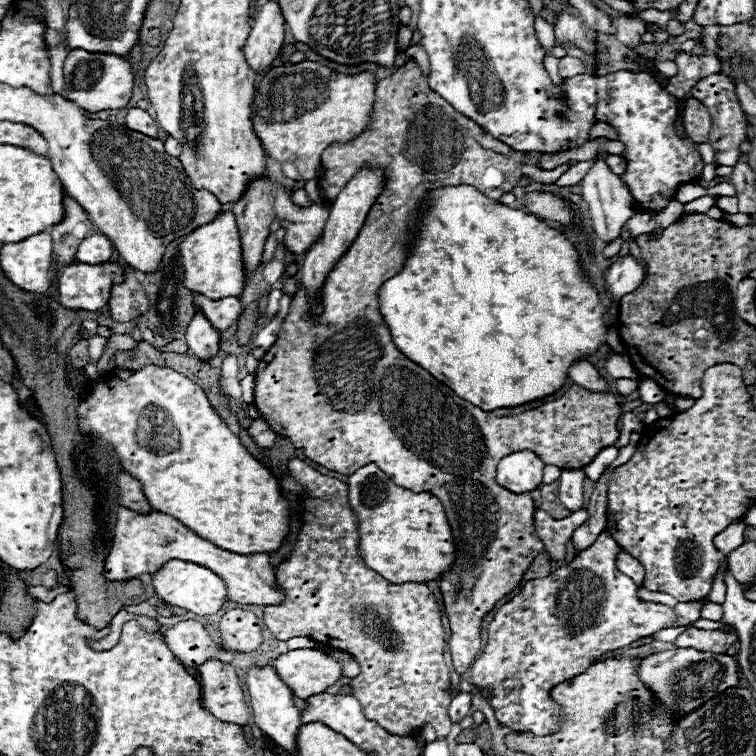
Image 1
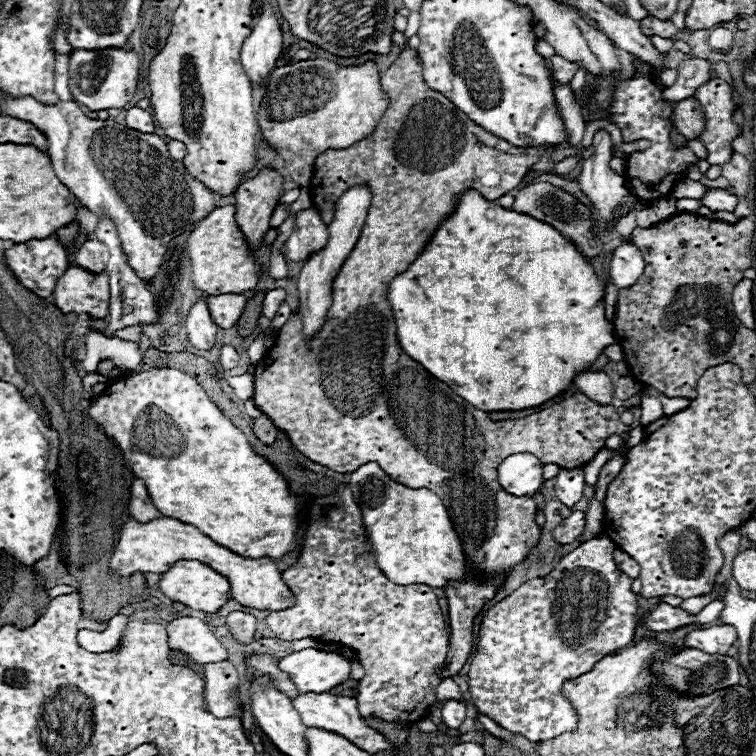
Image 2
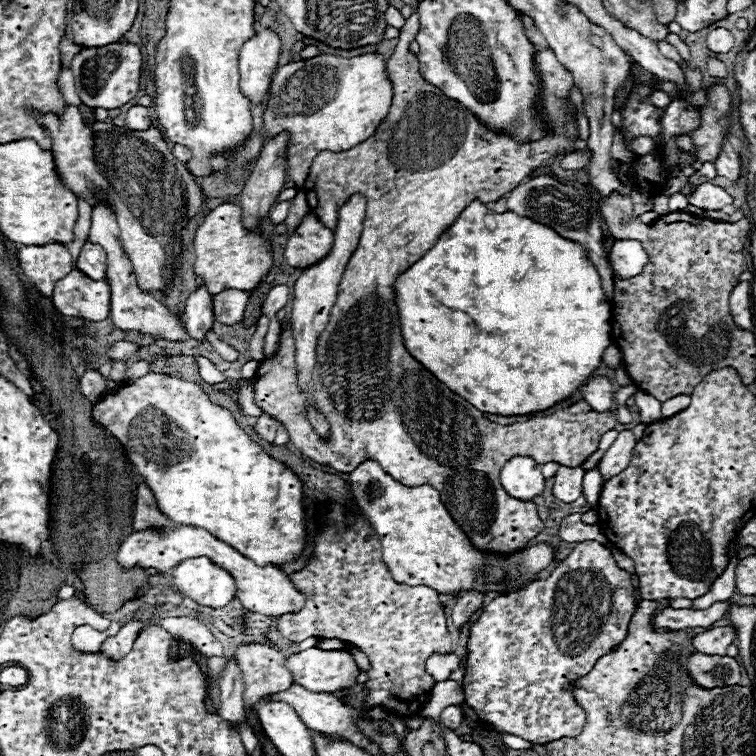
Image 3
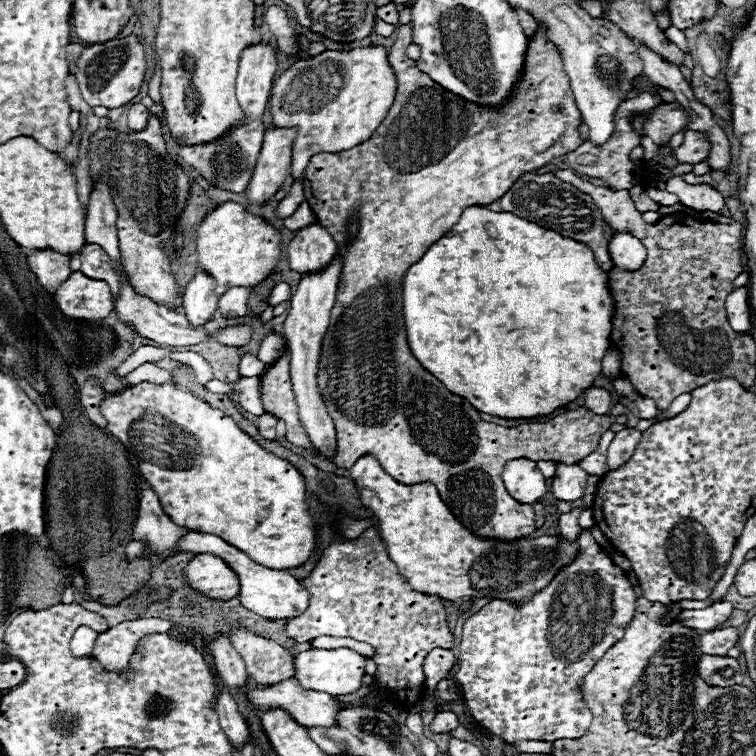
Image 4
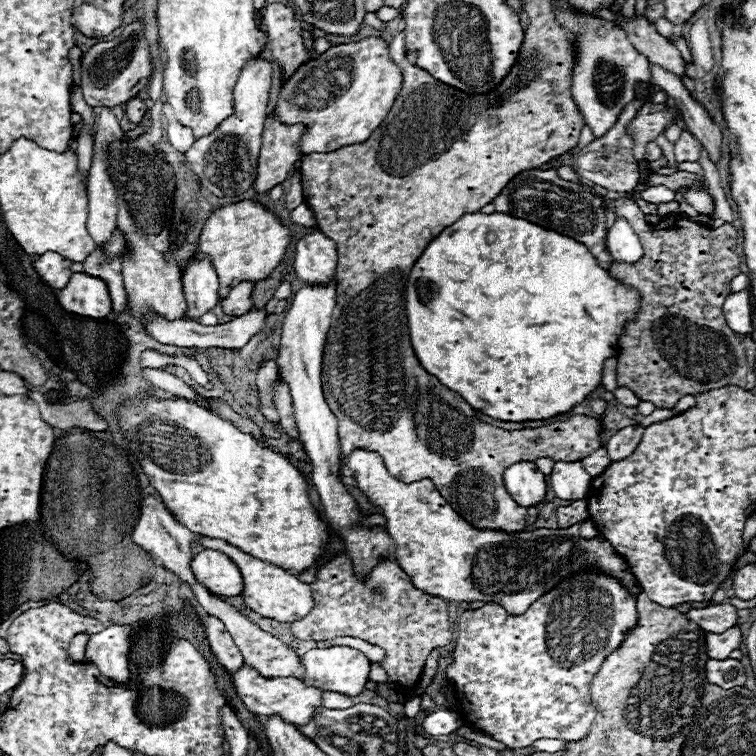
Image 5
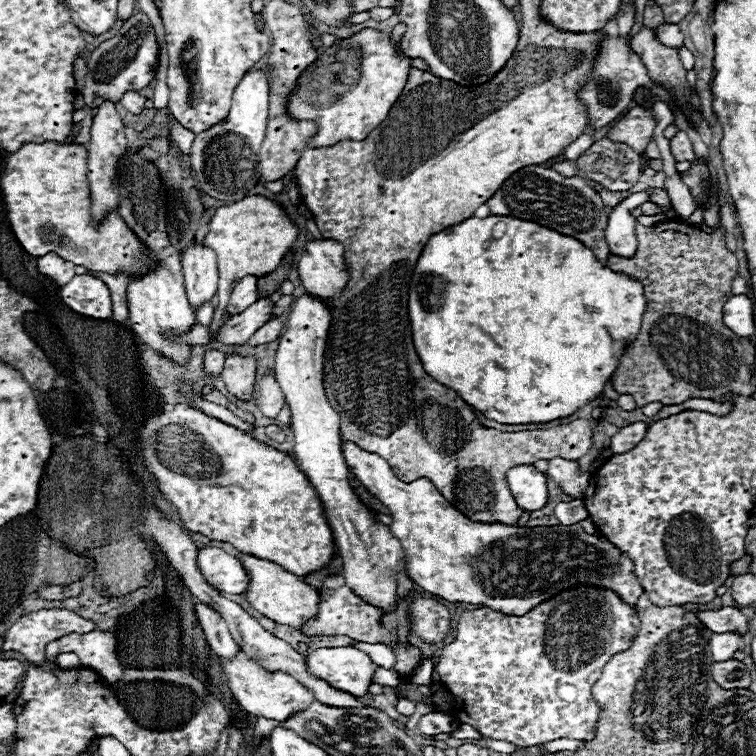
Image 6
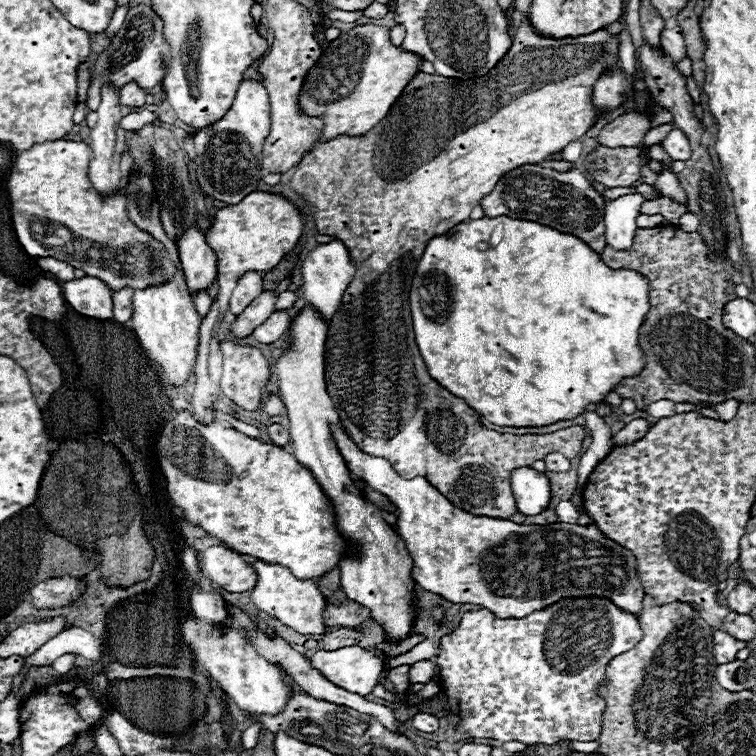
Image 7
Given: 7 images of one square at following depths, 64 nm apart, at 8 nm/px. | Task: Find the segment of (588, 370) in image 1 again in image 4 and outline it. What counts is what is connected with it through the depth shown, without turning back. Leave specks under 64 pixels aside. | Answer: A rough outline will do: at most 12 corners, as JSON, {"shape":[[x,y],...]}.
{"shape":[[602,386],[588,388],[584,400],[594,414],[612,408],[612,396]]}

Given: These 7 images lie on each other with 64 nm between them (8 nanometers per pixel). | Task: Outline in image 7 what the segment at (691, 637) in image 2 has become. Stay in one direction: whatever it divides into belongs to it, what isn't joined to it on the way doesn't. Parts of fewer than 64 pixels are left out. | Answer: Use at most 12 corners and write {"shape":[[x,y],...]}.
{"shape":[[720,632],[714,638],[714,660],[718,664],[736,660],[746,642]]}

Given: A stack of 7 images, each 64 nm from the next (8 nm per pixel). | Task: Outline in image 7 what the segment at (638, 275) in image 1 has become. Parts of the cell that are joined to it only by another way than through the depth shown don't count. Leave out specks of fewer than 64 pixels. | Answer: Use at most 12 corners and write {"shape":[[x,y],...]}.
{"shape":[[626,194],[606,204],[606,242],[634,244],[636,218],[646,202]]}

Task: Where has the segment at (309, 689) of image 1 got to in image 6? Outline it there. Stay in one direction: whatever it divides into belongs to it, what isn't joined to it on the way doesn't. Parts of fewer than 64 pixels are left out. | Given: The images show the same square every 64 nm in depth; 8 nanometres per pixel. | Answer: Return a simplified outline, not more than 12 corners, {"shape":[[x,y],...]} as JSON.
{"shape":[[352,646],[318,648],[316,678],[352,696],[368,692],[376,664]]}

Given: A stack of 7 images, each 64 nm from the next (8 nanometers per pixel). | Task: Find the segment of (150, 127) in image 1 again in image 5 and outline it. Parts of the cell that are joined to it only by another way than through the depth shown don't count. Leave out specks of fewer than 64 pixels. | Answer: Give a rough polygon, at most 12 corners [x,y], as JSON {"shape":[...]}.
{"shape":[[144,100],[126,102],[126,116],[132,124],[144,120],[148,108]]}

